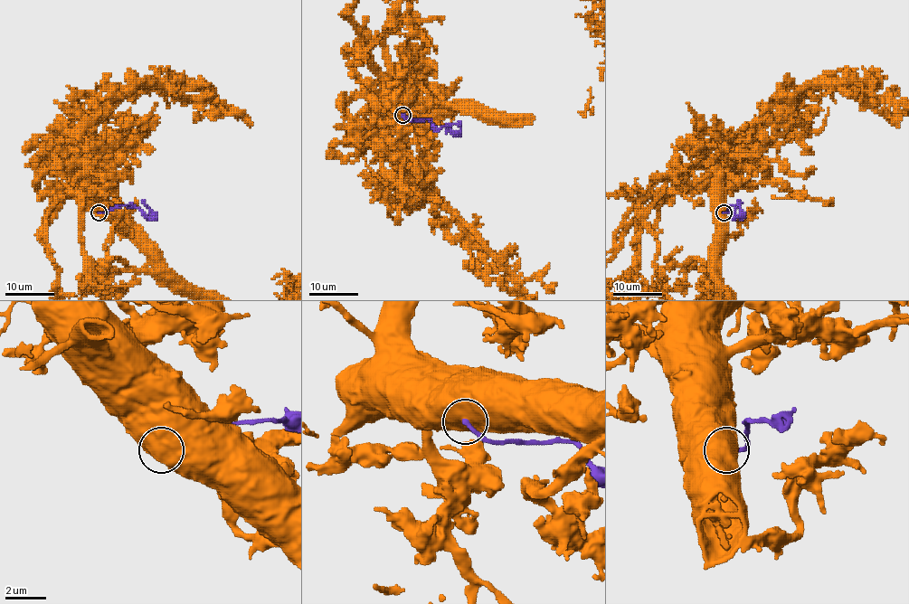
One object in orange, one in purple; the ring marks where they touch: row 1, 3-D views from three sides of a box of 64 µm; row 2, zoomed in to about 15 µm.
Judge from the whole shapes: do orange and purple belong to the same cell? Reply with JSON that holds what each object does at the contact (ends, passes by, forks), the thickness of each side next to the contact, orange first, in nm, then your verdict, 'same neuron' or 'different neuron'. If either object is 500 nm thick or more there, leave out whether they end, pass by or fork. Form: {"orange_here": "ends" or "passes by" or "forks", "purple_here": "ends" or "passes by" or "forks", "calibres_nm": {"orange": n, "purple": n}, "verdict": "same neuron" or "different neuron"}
{"calibres_nm": {"orange": 750, "purple": 220}, "verdict": "different neuron"}

